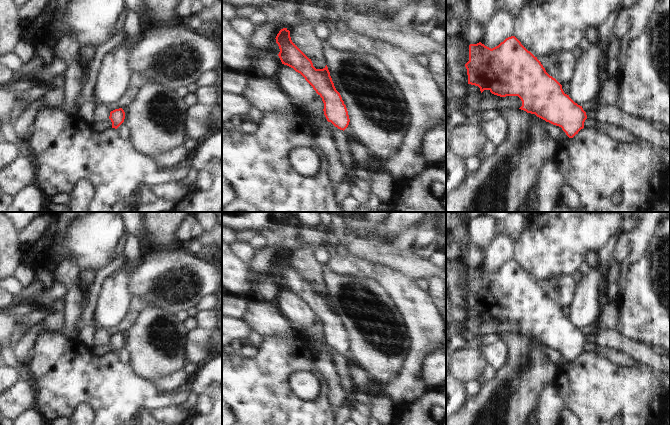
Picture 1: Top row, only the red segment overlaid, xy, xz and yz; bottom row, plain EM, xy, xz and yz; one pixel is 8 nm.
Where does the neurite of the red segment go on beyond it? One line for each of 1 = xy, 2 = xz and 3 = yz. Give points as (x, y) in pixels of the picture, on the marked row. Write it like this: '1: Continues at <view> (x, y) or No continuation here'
1: No continuation here
2: No continuation here
3: No continuation here

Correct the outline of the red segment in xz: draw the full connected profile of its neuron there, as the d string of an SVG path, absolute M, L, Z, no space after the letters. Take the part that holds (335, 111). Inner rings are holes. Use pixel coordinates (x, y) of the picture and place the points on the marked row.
M283 28L276 36L276 43L279 46L280 52L278 54L282 64L293 68L300 73L305 80L313 87L316 93L322 98L324 103L324 115L328 122L331 122L340 130L345 130L350 122L348 111L340 93L336 90L327 65L323 69L316 69L313 66L311 59L309 59L291 40L290 31Z

